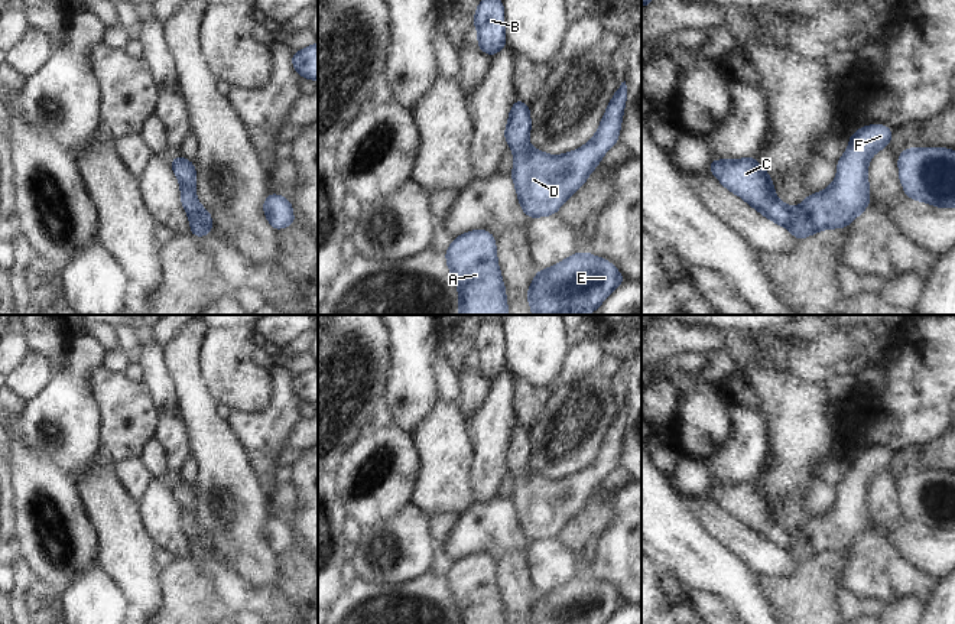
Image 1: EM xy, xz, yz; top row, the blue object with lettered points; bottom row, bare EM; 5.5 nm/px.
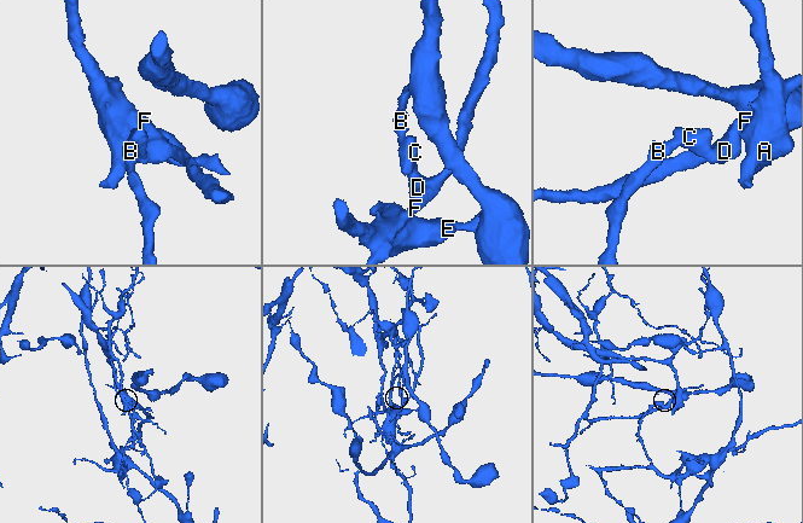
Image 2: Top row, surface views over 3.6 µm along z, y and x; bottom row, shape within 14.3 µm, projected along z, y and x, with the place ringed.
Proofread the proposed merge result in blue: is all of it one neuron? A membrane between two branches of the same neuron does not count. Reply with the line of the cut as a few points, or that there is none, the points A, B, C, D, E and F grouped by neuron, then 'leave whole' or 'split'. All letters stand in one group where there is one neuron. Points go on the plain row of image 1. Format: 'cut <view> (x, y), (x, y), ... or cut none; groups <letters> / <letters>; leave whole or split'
cut yz (793, 532), (788, 551); groups A B C E / D F; split

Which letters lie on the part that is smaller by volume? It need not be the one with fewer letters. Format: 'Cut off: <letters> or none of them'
Cut off: D, F

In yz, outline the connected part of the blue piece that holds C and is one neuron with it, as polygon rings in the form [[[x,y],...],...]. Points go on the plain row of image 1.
[[[756,481],[740,484],[712,482],[708,495],[715,497],[722,510],[741,520],[766,542],[785,552],[790,550],[793,532],[774,519],[776,510]]]

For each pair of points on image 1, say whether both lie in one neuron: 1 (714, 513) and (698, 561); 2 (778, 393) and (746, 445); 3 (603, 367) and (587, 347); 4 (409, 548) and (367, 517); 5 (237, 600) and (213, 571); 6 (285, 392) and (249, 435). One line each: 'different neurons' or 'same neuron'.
1: different neurons
2: different neurons
3: different neurons
4: different neurons
5: same neuron
6: same neuron

